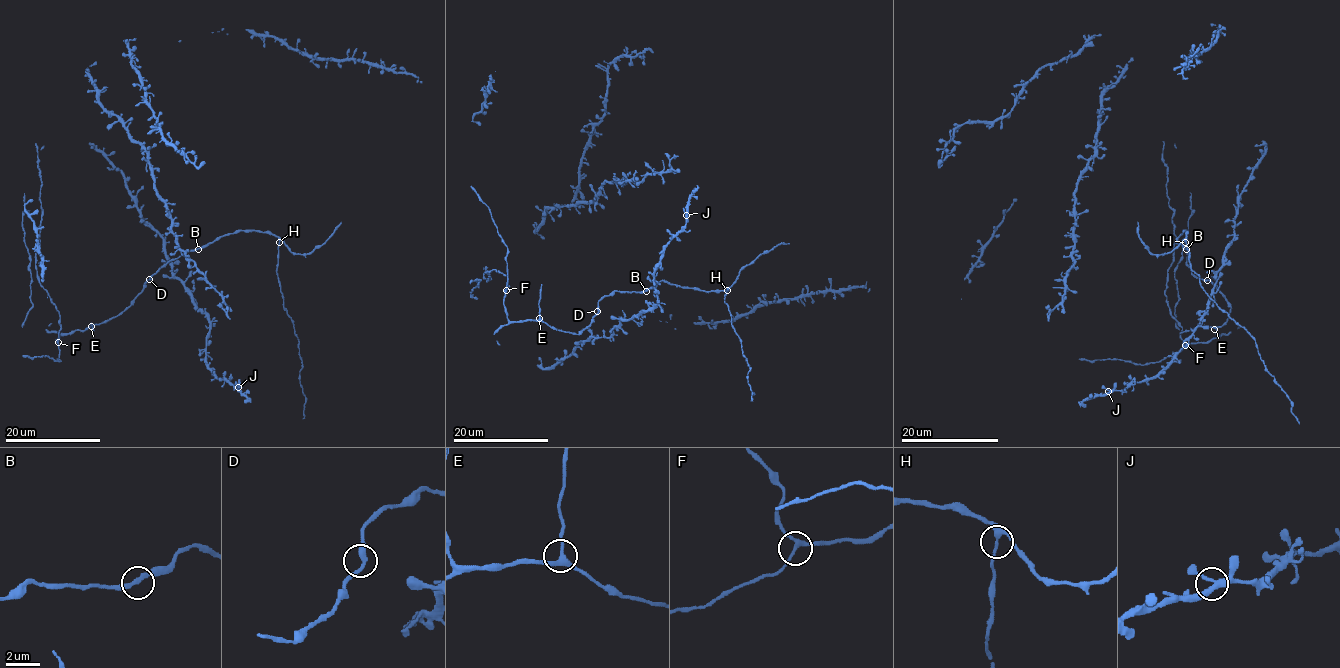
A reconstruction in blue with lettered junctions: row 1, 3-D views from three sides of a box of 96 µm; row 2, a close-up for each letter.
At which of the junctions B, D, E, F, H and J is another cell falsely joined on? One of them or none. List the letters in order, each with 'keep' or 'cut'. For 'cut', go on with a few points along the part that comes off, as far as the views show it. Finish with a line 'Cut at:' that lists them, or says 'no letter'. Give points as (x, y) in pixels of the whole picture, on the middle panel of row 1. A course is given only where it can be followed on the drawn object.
B: keep
D: keep
E: keep
F: keep
H: keep
J: keep
Cut at: no letter

